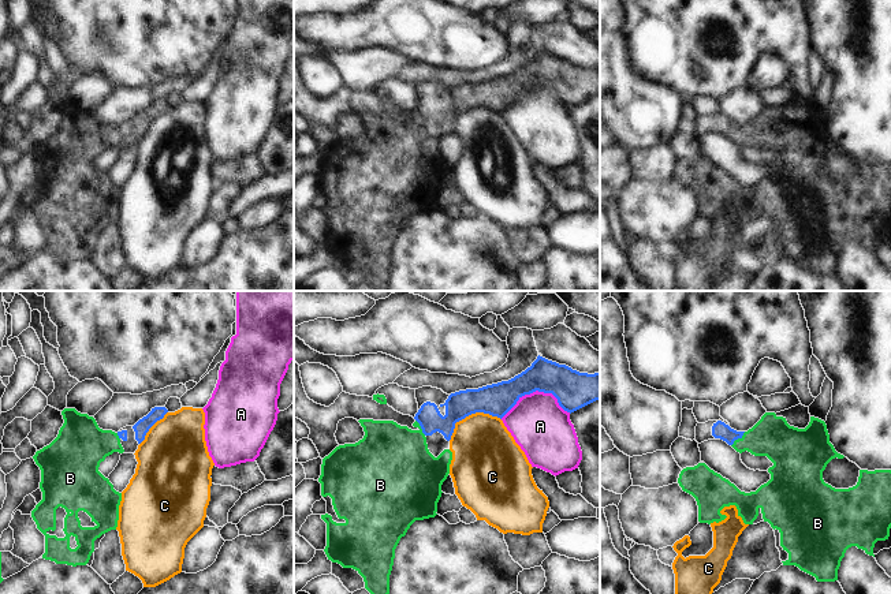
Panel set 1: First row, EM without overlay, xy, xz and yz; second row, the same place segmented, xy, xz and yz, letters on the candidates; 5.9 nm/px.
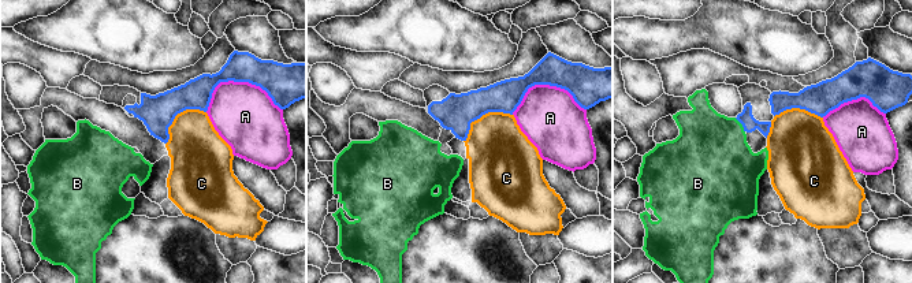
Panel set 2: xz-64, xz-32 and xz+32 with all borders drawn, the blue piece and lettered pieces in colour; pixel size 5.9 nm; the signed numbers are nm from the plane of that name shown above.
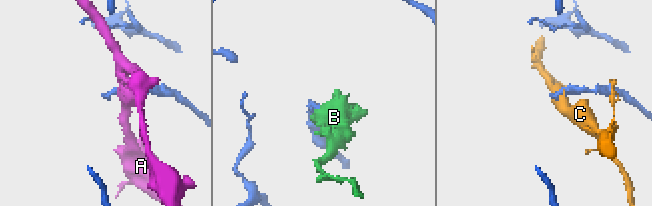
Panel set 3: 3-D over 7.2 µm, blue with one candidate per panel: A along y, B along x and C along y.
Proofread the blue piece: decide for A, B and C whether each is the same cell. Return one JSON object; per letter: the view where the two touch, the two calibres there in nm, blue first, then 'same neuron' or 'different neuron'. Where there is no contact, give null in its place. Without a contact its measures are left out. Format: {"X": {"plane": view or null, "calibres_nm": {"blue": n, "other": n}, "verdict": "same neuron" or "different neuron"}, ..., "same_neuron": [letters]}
{"A": {"plane": "xz", "calibres_nm": {"blue": 220, "other": 340}, "verdict": "different neuron"}, "B": {"plane": "yz", "calibres_nm": {"blue": 100, "other": 240}, "verdict": "same neuron"}, "C": {"plane": "xz", "calibres_nm": {"blue": 190, "other": 380}, "verdict": "different neuron"}, "same_neuron": ["B"]}

